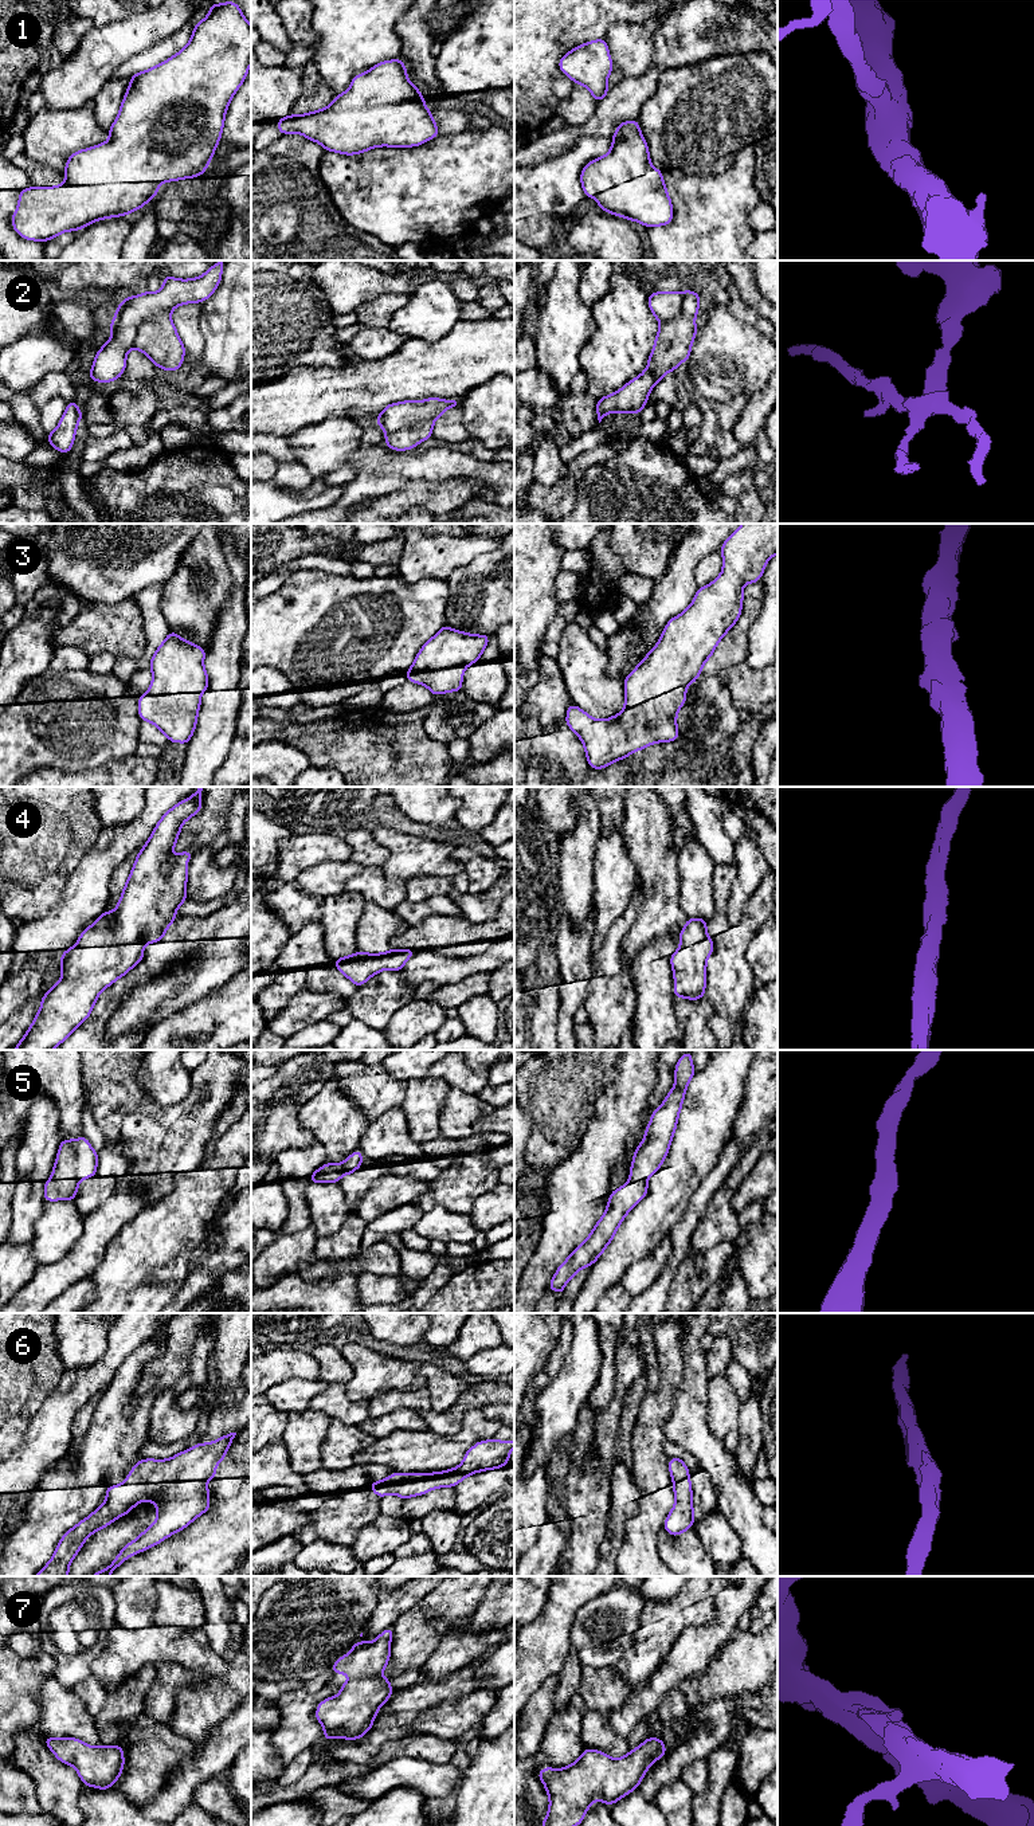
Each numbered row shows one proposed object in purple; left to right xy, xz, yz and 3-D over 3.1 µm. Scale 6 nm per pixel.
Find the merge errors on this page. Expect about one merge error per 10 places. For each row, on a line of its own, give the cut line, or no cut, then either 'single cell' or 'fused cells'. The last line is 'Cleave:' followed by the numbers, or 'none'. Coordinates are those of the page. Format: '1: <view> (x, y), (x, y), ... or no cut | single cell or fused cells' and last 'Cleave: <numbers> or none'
1: no cut | single cell
2: xy (169, 313), (157, 313), (148, 317), (138, 326), (133, 347) | fused cells
3: no cut | single cell
4: no cut | single cell
5: no cut | single cell
6: no cut | single cell
7: no cut | single cell
Cleave: 2

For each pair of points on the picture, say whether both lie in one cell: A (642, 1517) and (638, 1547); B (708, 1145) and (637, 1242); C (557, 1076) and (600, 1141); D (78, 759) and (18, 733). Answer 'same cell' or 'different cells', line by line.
A: same cell
B: same cell
C: different cells
D: same cell

